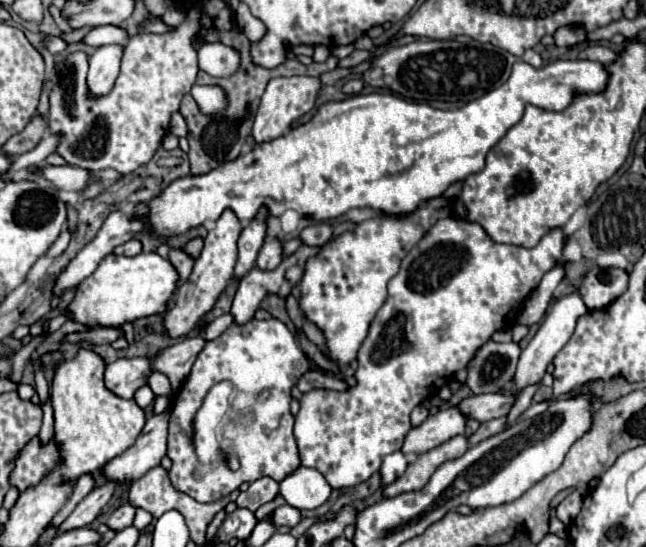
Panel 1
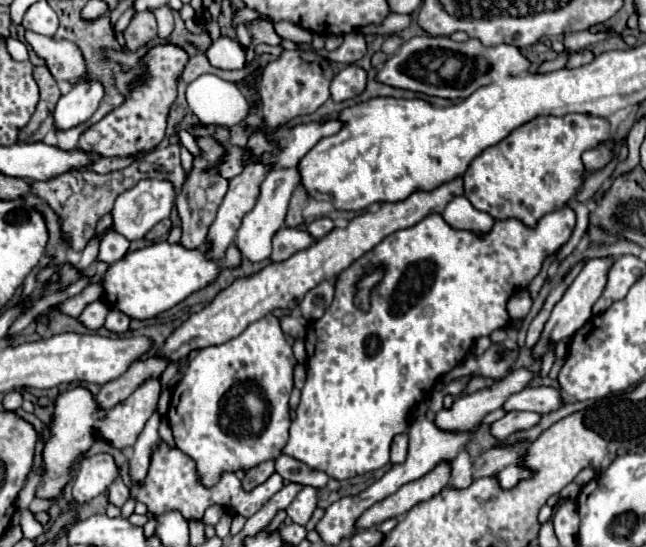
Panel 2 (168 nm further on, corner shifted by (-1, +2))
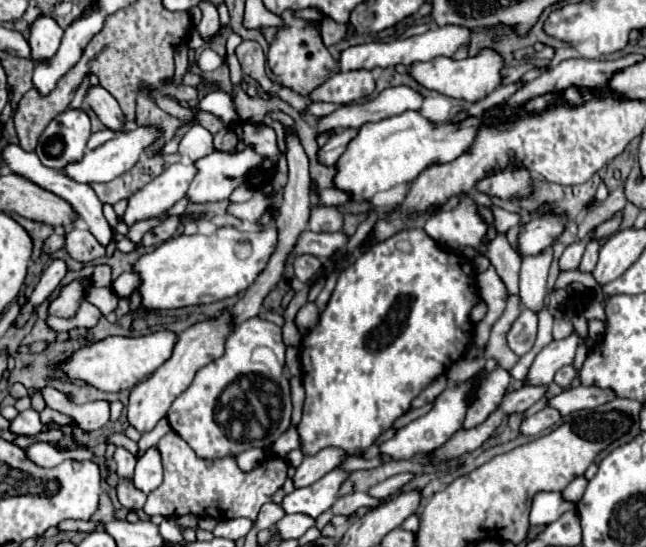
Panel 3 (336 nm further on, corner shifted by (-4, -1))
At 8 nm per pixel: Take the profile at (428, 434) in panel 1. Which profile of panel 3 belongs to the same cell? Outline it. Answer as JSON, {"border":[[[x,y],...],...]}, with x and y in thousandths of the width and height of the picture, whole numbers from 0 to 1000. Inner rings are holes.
{"border":[[[890,609],[868,623],[853,623],[825,660],[810,704],[850,704],[856,697],[856,686],[881,667],[890,653],[890,638],[899,627],[899,616]]]}

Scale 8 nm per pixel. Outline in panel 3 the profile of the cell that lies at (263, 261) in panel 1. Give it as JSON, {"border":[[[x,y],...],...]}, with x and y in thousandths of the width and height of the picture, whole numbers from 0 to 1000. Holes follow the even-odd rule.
{"border":[[[469,422],[450,459],[450,470],[457,473],[460,466],[485,466],[494,473],[506,473],[515,463],[528,459],[537,444],[537,433],[522,422],[522,426],[485,426],[485,422]]]}

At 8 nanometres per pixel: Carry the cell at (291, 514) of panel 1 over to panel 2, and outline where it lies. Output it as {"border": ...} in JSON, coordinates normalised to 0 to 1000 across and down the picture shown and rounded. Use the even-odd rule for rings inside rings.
{"border":[[[471,888],[467,899],[458,907],[458,914],[443,929],[443,936],[452,954],[474,962],[489,925],[492,925],[492,896],[486,888]]]}

